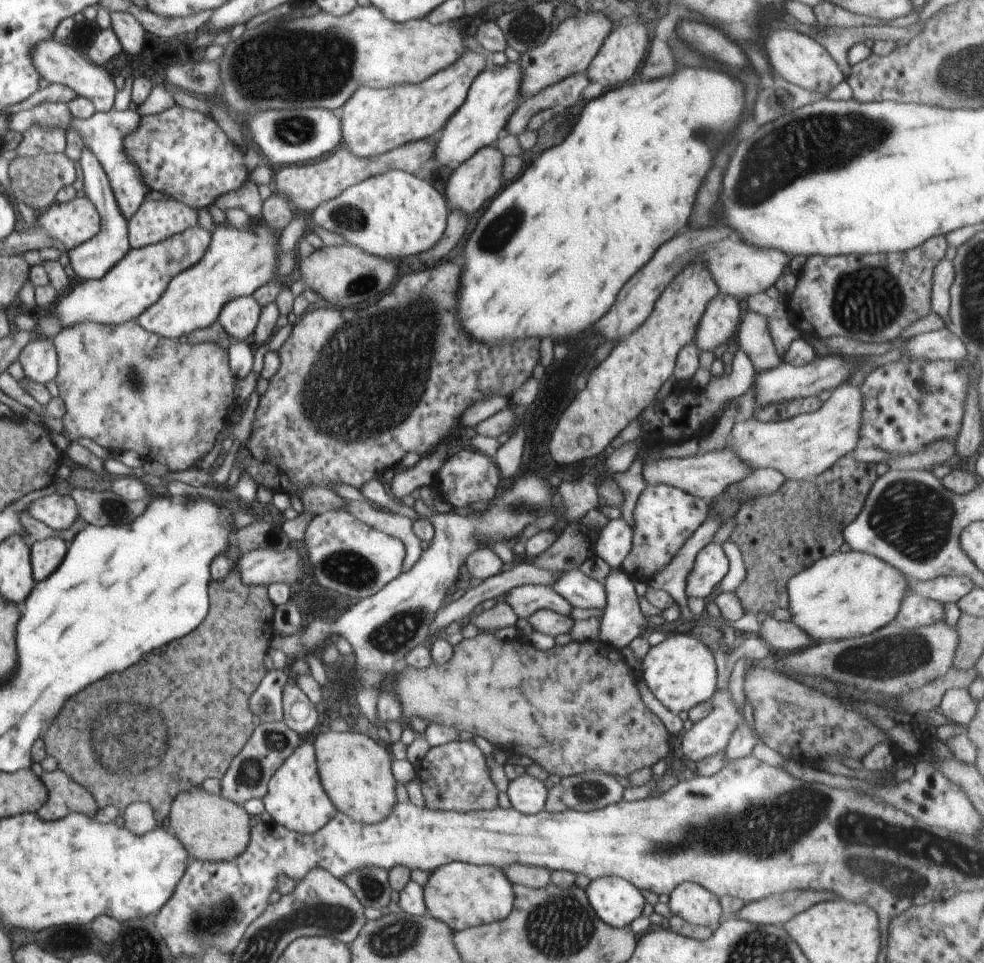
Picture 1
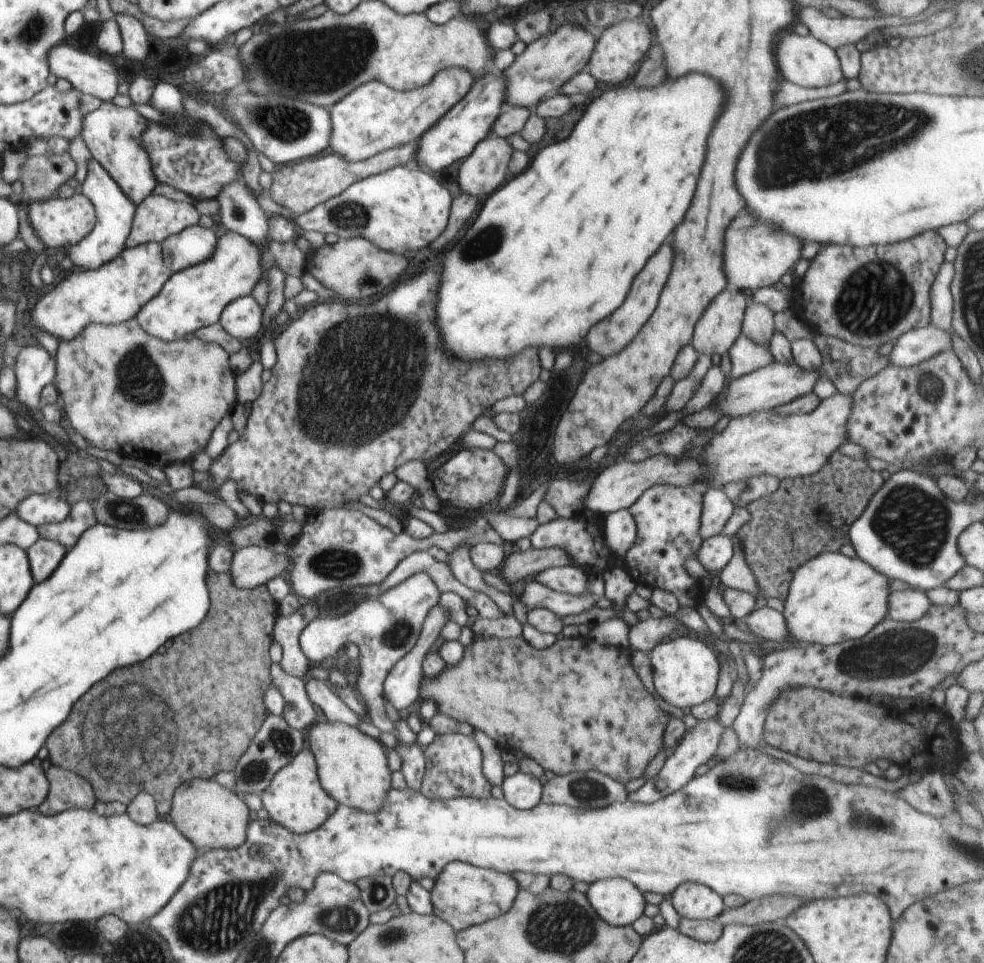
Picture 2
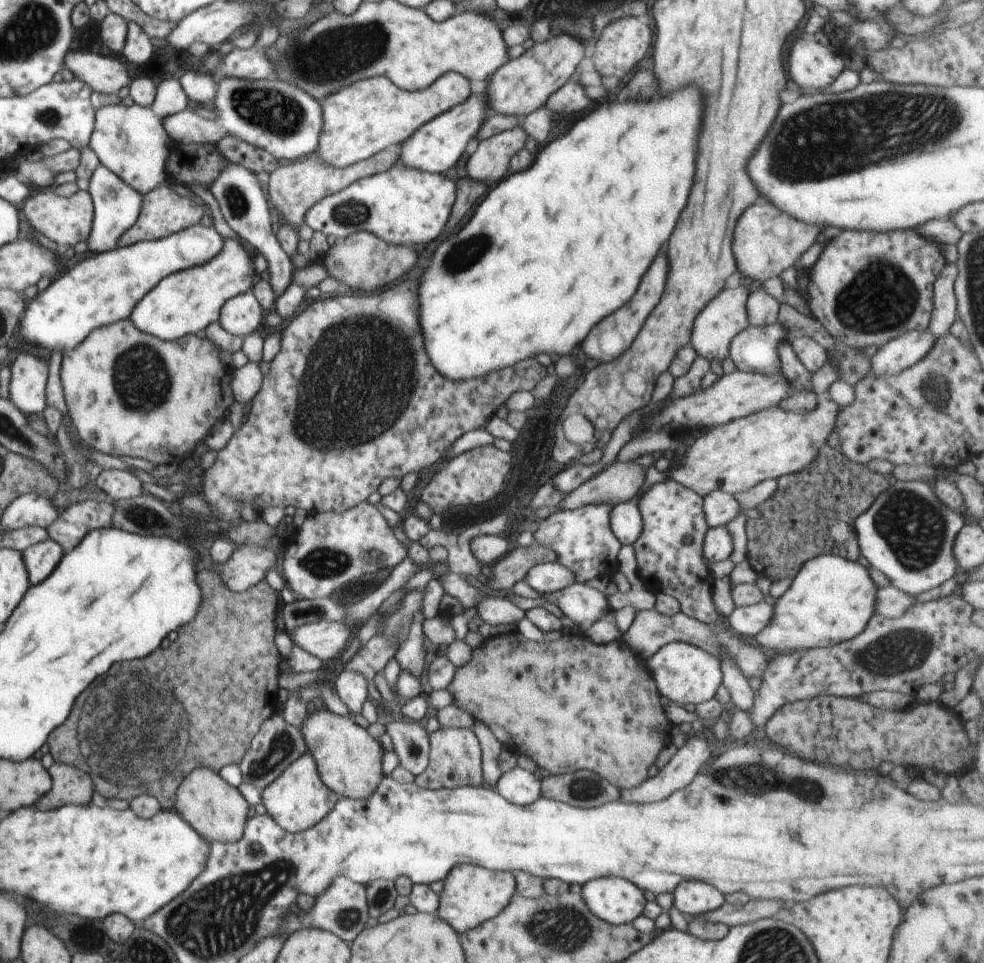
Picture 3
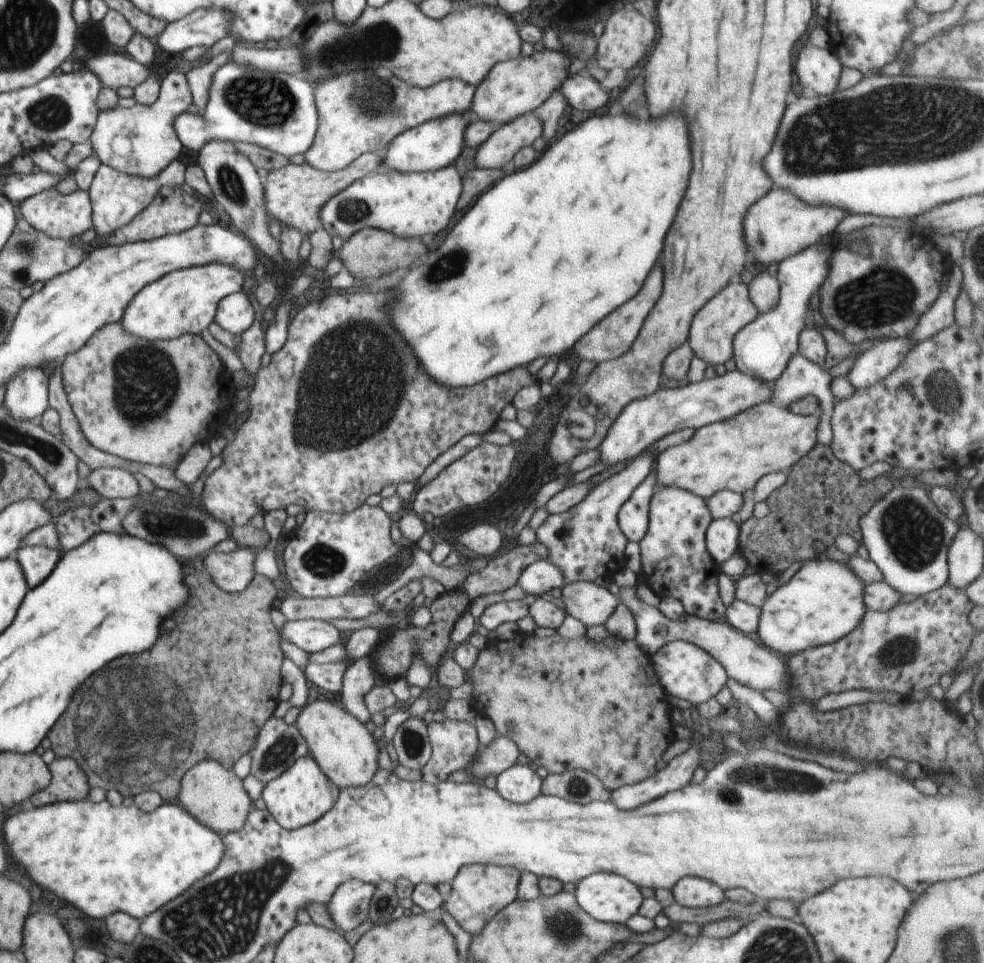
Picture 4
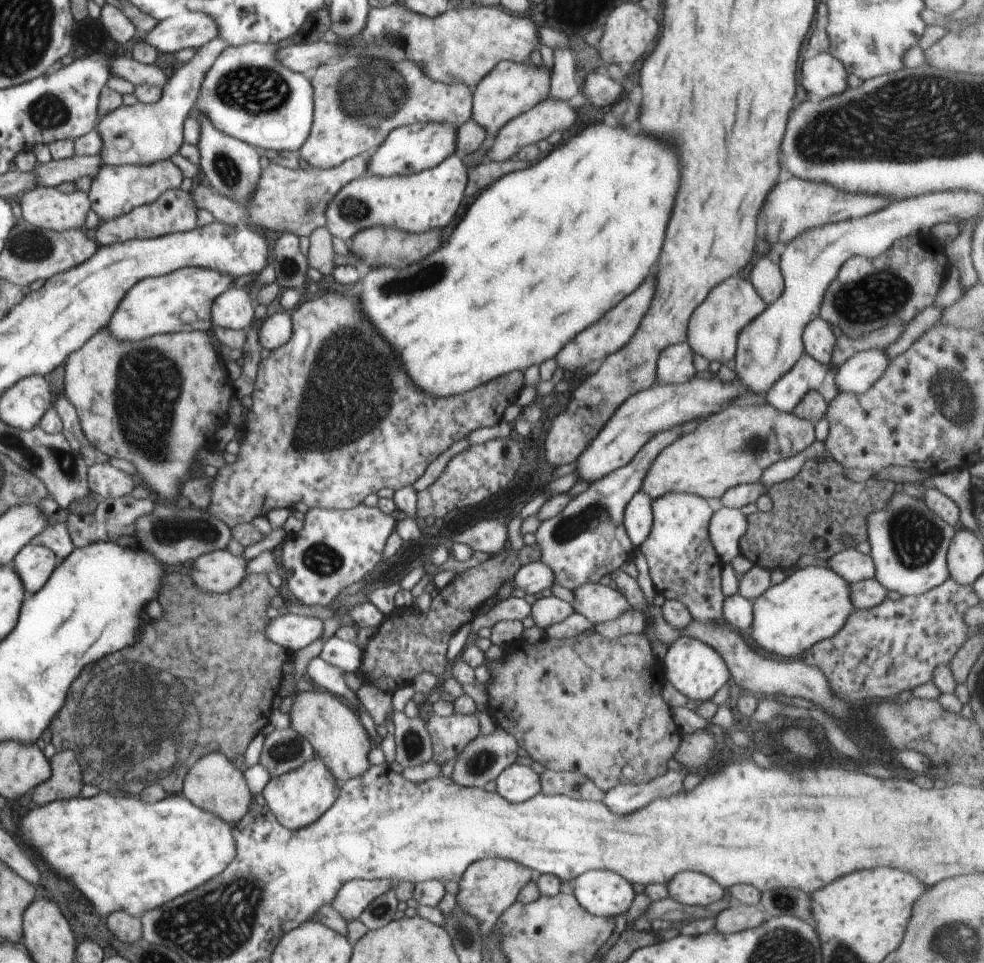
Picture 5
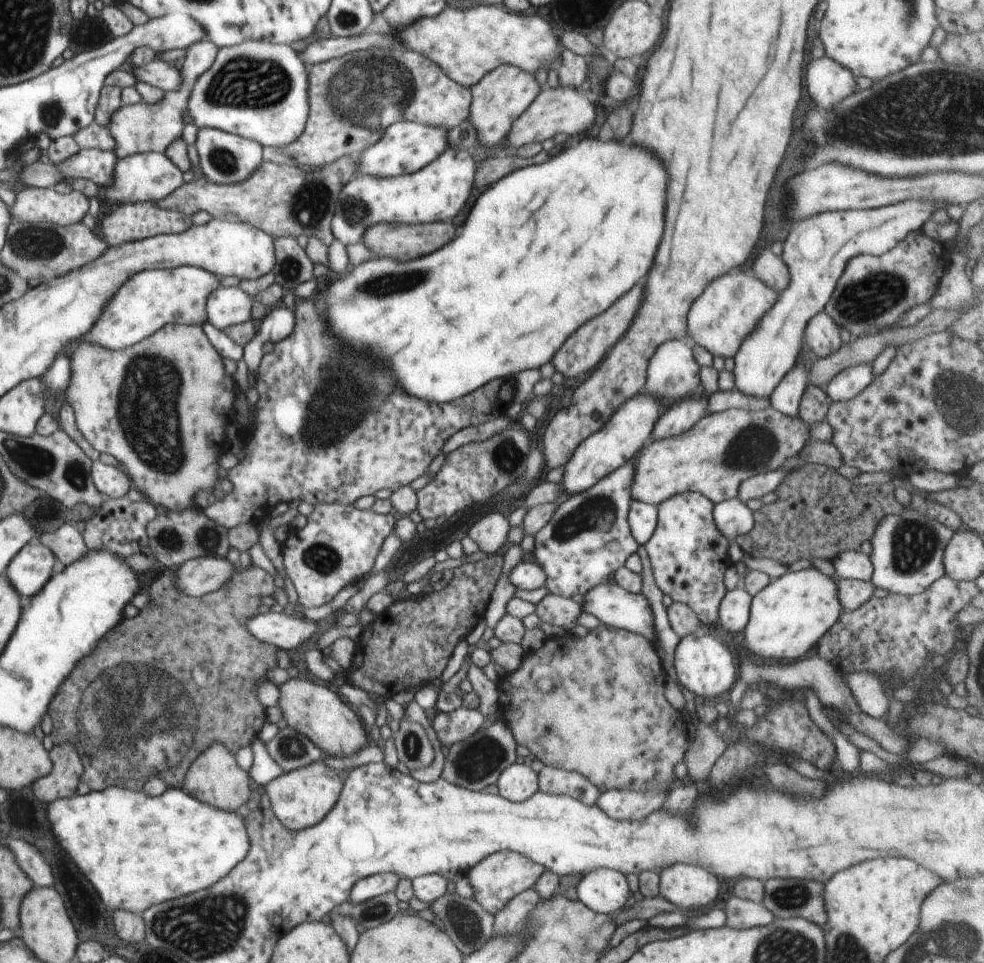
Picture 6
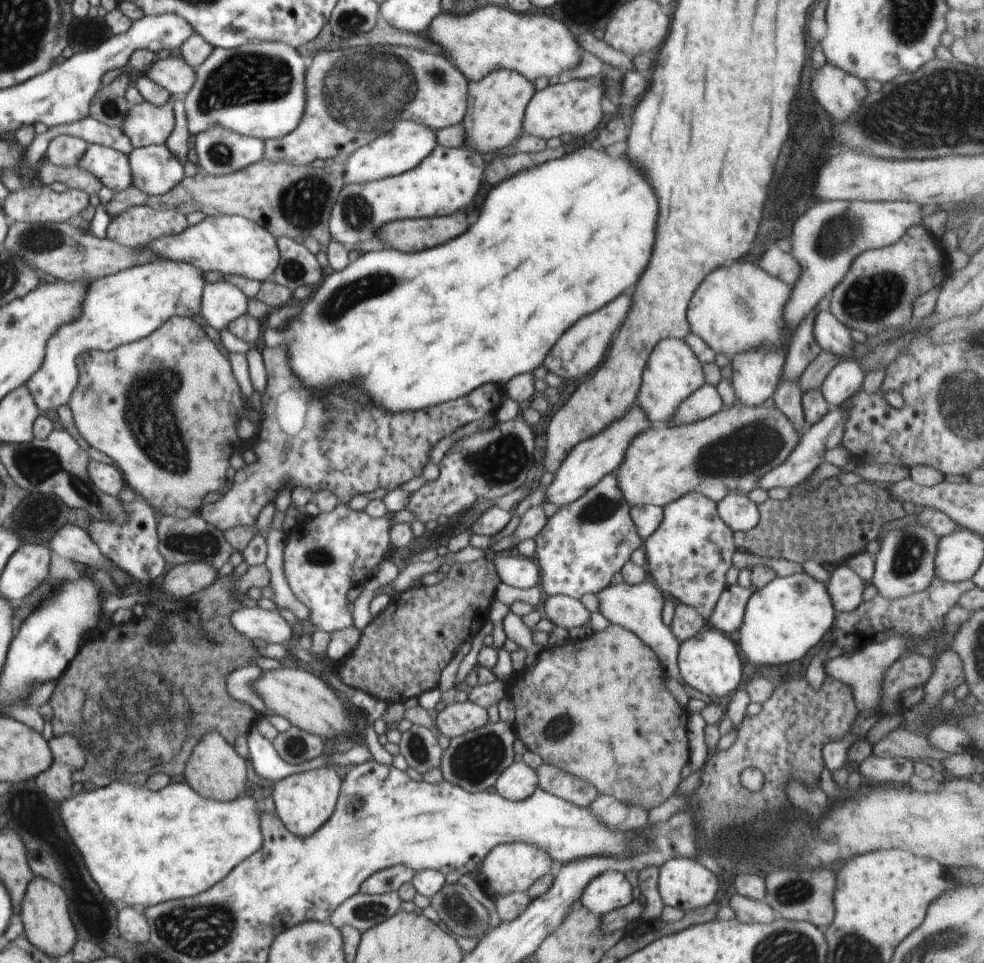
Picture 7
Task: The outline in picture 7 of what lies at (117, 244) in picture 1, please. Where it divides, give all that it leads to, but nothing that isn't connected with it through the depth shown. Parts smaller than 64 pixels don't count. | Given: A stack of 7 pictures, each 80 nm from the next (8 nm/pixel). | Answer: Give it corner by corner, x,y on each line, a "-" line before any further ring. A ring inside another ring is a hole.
145,146
128,154
134,188
162,196
185,178
184,164
166,146

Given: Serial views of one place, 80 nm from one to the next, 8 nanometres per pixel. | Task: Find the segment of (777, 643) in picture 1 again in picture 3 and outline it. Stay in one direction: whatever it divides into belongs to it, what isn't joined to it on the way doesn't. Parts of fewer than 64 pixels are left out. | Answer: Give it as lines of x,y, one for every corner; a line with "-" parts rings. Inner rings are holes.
764,600
761,603
738,607
724,620
738,636
756,636
763,628
771,624
775,616
775,606

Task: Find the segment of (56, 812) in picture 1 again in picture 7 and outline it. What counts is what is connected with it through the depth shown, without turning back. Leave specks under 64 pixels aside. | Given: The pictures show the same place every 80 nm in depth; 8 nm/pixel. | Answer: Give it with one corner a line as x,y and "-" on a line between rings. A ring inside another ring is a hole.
72,734
53,736
49,741
53,762
35,778
36,786
50,800
64,801
72,797
72,774
81,770
88,758
82,744

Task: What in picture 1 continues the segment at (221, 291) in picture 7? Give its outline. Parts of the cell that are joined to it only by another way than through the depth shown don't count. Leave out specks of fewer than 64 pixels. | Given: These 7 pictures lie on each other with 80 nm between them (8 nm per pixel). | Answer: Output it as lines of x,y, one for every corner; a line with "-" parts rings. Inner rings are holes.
253,296
232,300
221,312
219,324
235,341
245,341
252,337
260,321
261,307

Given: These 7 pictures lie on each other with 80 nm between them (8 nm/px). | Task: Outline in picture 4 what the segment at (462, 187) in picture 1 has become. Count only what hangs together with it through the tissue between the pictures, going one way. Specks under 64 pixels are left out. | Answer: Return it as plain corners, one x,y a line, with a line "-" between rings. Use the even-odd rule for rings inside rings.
527,113
511,120
504,125
498,127
498,129
482,144
482,146
476,149
476,168
502,168
504,164
508,164
513,160
517,152
524,148
524,146
531,146
537,138
542,138
542,120
538,116
534,116
533,113

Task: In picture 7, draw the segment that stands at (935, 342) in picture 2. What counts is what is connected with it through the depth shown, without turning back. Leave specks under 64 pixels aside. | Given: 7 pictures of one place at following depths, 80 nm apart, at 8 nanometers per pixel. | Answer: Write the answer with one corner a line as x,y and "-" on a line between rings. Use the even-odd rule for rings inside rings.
856,361
838,362
822,382
821,394
830,407
840,405
862,390
865,376

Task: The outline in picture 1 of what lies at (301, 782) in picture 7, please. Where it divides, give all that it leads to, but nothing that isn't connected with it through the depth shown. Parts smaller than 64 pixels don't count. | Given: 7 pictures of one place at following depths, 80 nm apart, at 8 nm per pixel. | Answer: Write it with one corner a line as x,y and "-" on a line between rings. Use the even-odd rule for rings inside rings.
302,742
292,752
292,756
288,756
286,762
276,770
269,782
263,802
265,811
277,825
298,834
315,834
328,823
328,820
336,816
336,806
328,798
320,782
312,742

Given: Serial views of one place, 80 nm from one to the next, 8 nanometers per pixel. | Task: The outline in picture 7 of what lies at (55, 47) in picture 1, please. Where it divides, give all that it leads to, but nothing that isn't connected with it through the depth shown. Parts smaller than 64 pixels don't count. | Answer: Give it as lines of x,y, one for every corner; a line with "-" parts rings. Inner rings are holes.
175,52
164,60
156,59
153,67
144,74
161,88
166,88
172,98
181,98
196,84
196,69

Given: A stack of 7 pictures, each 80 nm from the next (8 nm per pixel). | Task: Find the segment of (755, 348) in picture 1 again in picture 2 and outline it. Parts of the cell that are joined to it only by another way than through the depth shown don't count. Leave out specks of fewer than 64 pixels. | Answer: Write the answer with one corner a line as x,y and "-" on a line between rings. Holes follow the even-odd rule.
750,300
746,304
742,322
742,334
750,336
750,340
754,344
770,345
775,332
774,312
768,306

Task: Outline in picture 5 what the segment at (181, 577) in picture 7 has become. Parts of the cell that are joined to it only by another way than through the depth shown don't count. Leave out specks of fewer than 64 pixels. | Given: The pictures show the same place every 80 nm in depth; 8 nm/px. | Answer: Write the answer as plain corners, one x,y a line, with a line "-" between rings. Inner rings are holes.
226,549
204,554
193,562
190,578
198,590
226,593
240,586
246,578
244,556
234,556

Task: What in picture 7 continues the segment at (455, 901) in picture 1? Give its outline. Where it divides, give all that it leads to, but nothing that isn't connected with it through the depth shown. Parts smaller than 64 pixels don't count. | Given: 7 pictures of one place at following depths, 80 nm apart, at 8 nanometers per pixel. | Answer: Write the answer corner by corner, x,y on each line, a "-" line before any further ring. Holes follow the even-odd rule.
504,842
500,846
492,848
492,851
484,858
481,866
475,871
475,879
480,884
484,893
492,901
500,896
506,896
514,892
528,891
528,888
542,876
550,874
554,860
542,852
540,848
526,844
526,842

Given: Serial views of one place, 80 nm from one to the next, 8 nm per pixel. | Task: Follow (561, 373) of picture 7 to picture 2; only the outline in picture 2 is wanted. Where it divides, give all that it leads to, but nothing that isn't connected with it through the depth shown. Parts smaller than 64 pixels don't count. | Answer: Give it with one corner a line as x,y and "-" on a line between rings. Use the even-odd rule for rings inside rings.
662,244
662,248
652,256
652,260
648,260
648,264
640,272
640,276
636,276
636,280
632,282
632,290
628,290
628,296
622,302
622,306
616,312
612,312
608,318
604,318
600,324
592,326
592,330
588,332
588,344
590,344
590,348
594,352
598,352
603,358
608,358
618,355
624,346
628,346
628,342
638,334
640,326
654,312
656,302
658,302
658,294
664,288
664,282
668,280
668,274
670,274
670,268
672,268
672,260
674,260
672,244

